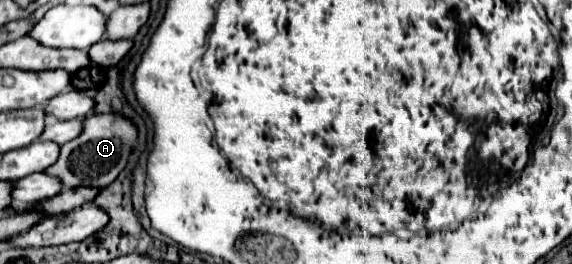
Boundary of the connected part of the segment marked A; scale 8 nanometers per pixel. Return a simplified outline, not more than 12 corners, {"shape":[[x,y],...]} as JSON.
{"shape":[[92,115],[44,173],[62,187],[108,187],[136,127]]}

